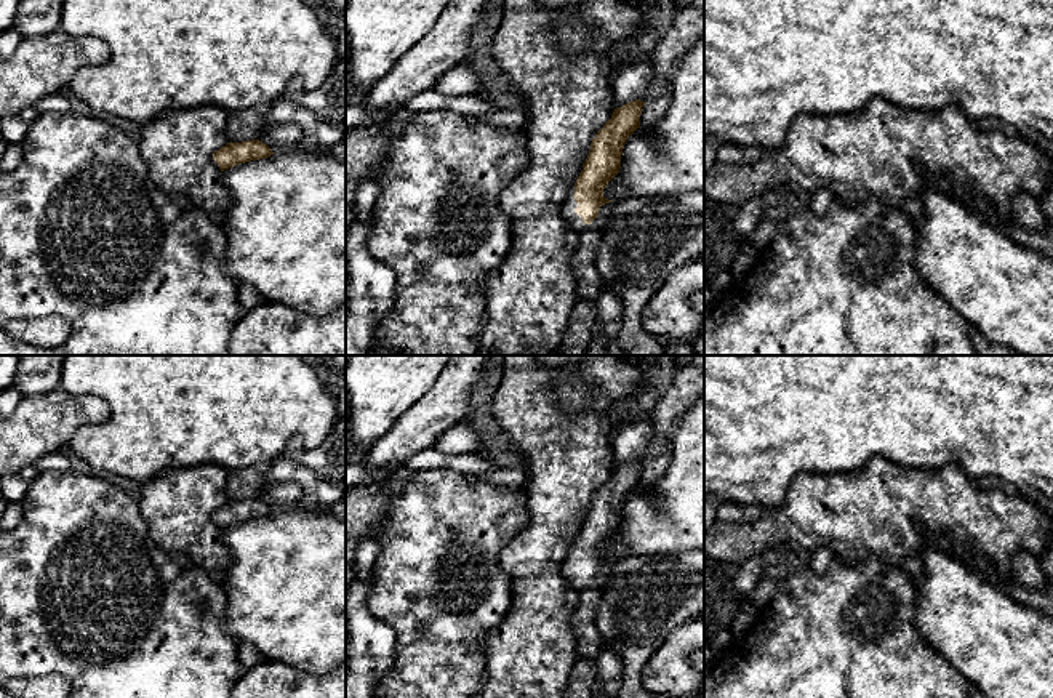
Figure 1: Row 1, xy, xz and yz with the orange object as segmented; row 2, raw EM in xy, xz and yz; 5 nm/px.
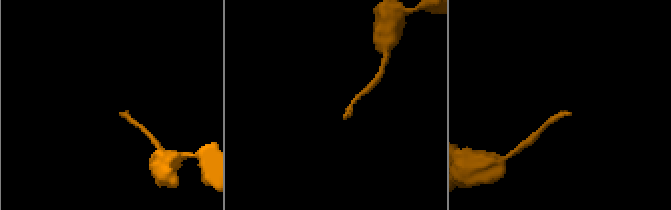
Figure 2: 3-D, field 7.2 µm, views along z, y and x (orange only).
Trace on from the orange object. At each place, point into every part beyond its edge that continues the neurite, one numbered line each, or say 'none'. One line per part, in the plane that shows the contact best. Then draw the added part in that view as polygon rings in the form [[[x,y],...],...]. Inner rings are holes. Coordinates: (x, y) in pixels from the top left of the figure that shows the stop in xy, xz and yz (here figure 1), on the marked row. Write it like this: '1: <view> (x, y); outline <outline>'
1: xz (575, 221); outline [[[575,187],[571,189],[567,202],[562,207],[562,216],[568,223],[568,226],[576,232],[591,231],[591,229],[603,229],[607,221],[613,215],[613,202],[602,205],[597,218],[591,224],[584,224],[581,216],[575,213],[575,208],[578,207],[578,203],[573,194],[575,194]]]

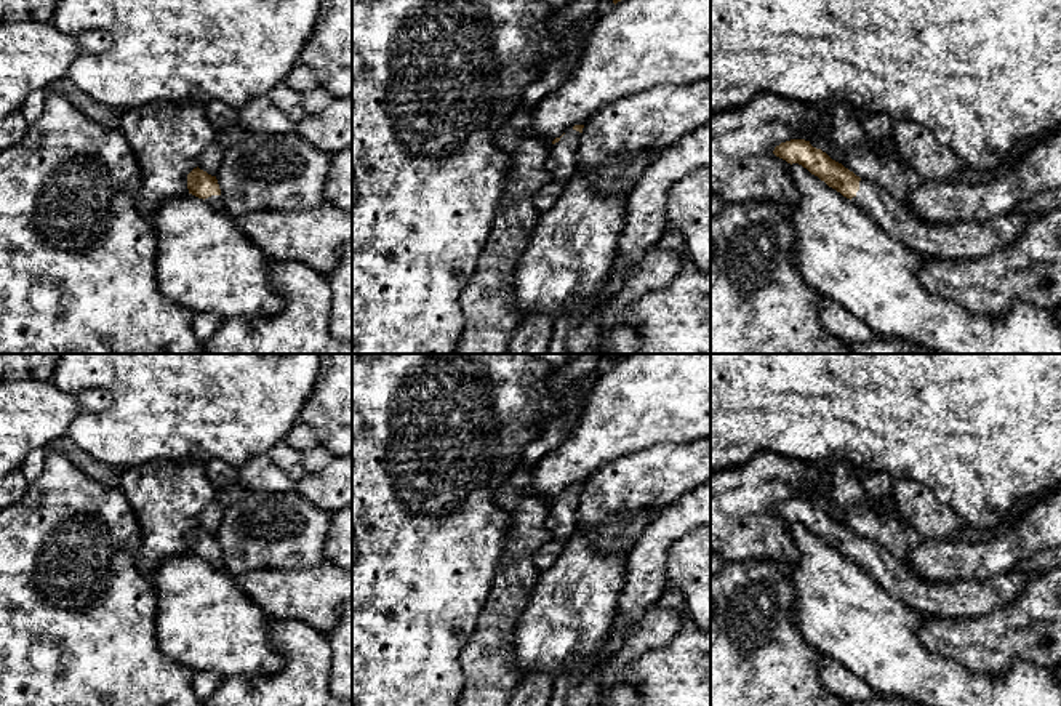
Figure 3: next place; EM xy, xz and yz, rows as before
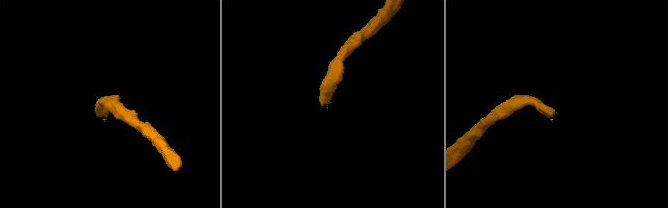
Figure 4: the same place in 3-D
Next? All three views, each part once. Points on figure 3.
1: yz (967, 239); outline [[[864,178],[851,202],[891,239],[927,258],[983,258],[1013,243],[1037,216],[1010,211],[983,223],[933,224],[912,215],[904,202]]]

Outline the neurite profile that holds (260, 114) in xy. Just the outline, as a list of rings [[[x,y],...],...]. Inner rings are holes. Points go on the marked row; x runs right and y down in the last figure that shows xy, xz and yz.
[[[264,94],[253,98],[238,110],[238,125],[246,131],[285,133],[293,131],[296,123]]]

